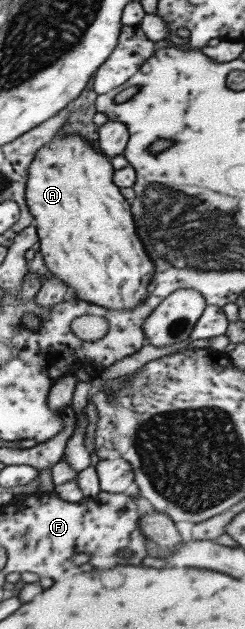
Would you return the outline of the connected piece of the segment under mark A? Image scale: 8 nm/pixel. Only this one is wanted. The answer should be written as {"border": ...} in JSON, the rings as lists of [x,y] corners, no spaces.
{"border":[[[79,130],[65,137],[55,137],[35,152],[24,189],[25,204],[33,216],[38,235],[37,249],[47,269],[75,294],[75,297],[105,309],[126,310],[144,302],[148,294],[153,265],[147,259],[135,233],[130,205],[112,182],[110,160],[85,141]]]}

